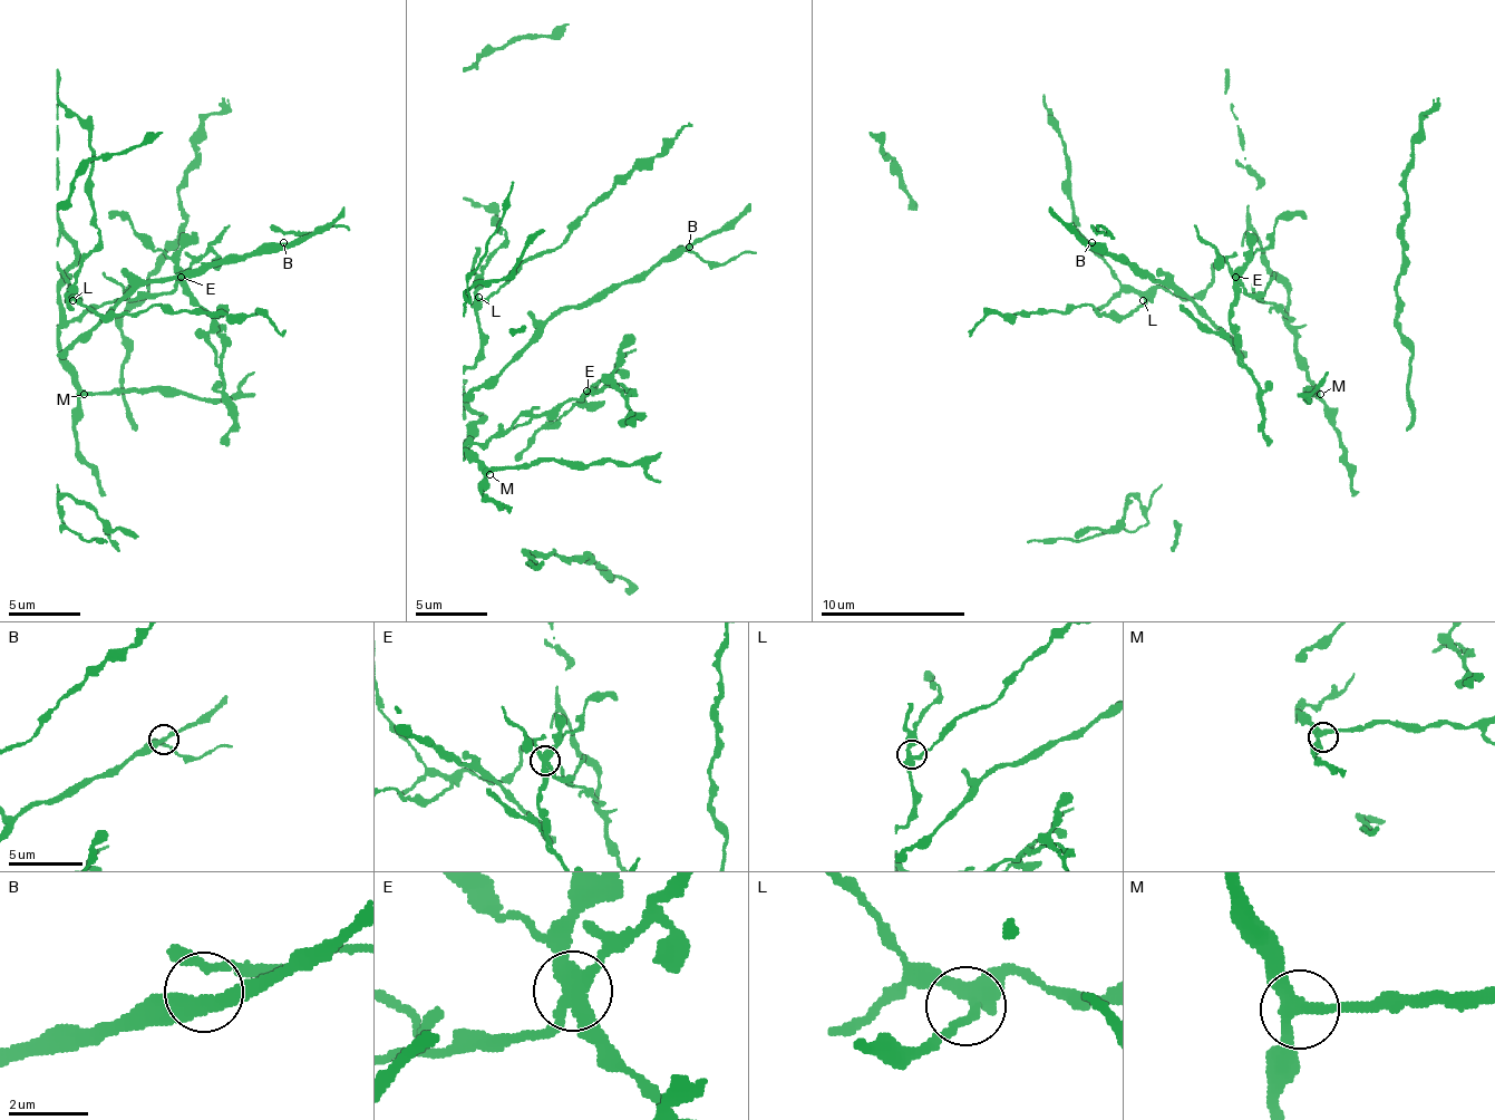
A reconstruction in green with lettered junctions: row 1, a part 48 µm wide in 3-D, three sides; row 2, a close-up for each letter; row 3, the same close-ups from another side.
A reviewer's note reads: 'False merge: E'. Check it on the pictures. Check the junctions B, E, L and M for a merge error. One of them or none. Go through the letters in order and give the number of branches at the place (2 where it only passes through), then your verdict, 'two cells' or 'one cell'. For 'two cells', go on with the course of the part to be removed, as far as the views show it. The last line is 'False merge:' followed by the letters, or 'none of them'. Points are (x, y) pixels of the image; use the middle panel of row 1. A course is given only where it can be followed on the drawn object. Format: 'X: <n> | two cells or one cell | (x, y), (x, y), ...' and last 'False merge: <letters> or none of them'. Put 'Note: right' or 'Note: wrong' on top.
Note: right
B: 4 | one cell
E: 4 | two cells | (588, 392), (541, 413), (522, 413), (472, 445), (464, 460)
L: 3 | one cell
M: 3 | one cell
False merge: E

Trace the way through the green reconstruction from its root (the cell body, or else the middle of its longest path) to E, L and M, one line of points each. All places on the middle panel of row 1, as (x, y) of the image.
E: (464, 442), (489, 442), (522, 416), (555, 413), (565, 402), (580, 398), (588, 392)
L: (464, 442), (468, 431), (483, 416), (464, 402), (464, 373), (478, 358), (478, 297)
M: (464, 442), (464, 450), (489, 474)

